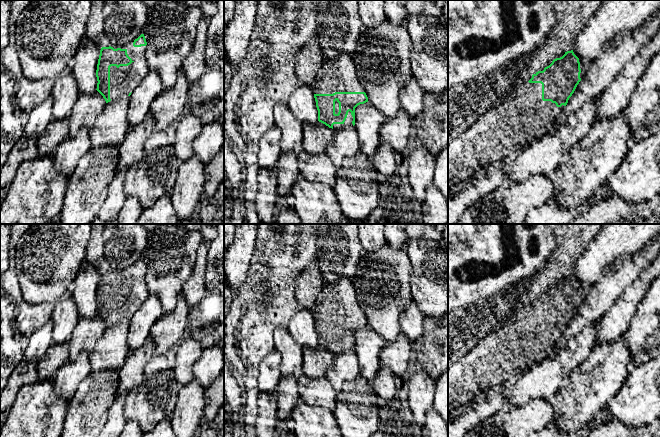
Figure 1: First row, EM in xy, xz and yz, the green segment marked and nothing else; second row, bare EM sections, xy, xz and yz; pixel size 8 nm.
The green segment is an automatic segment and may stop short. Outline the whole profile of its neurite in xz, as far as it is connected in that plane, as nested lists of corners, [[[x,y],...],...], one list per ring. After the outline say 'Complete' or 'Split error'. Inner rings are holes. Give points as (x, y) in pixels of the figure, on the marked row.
[[[351,54],[327,58],[311,86],[318,121],[334,130],[355,125],[355,108],[368,102]]]. Split error

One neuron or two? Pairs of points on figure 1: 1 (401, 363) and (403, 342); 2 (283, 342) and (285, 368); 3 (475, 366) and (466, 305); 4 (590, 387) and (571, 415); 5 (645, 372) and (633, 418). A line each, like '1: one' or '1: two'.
1: one
2: one
3: two
4: one
5: one

